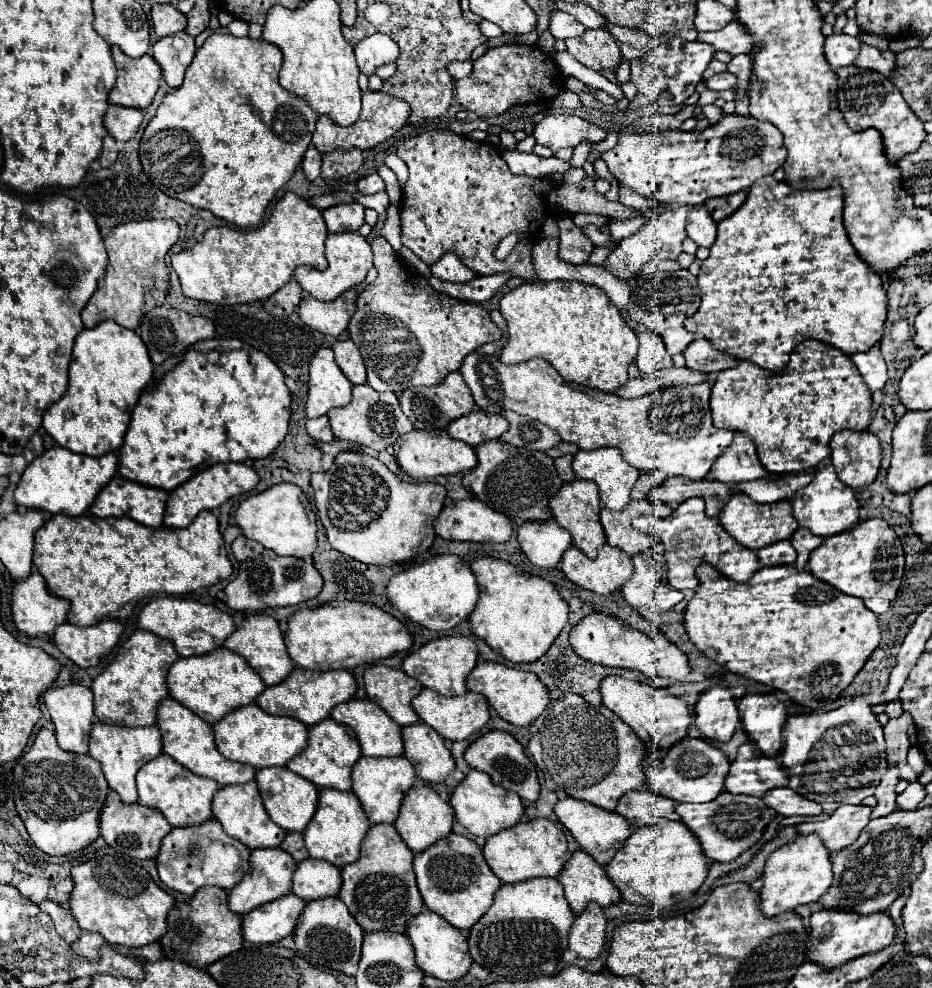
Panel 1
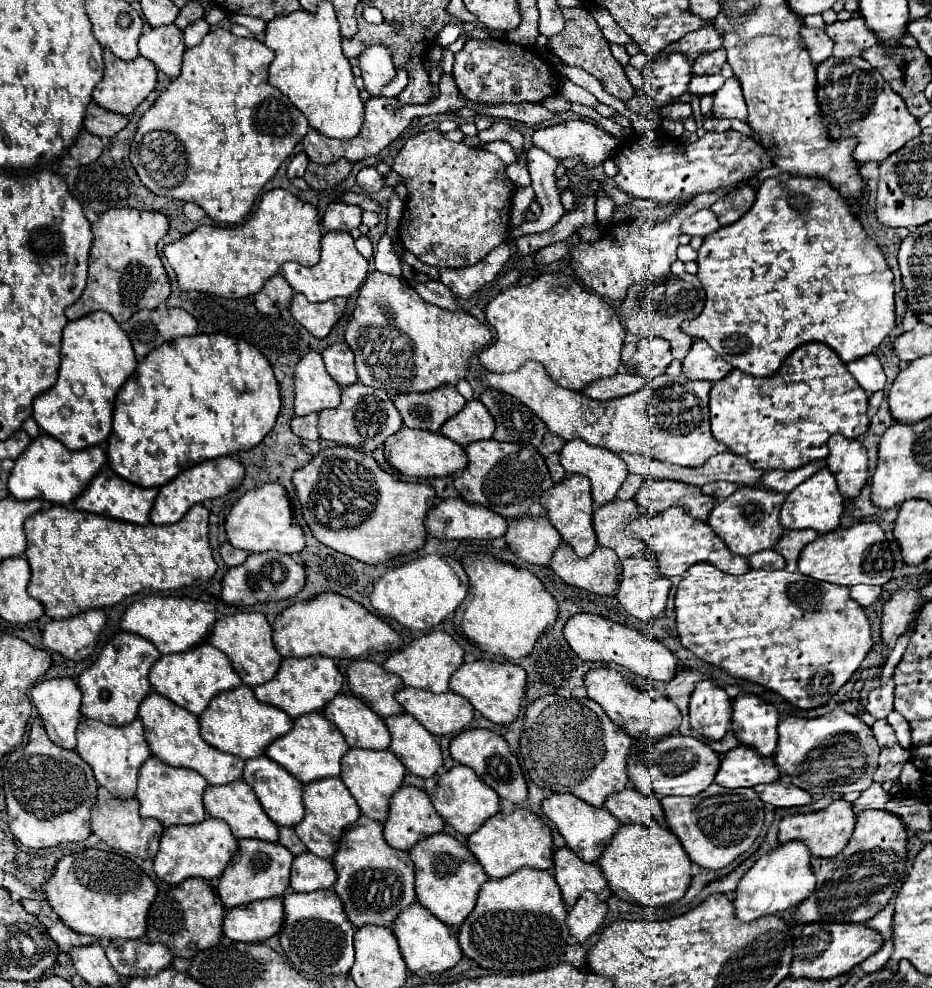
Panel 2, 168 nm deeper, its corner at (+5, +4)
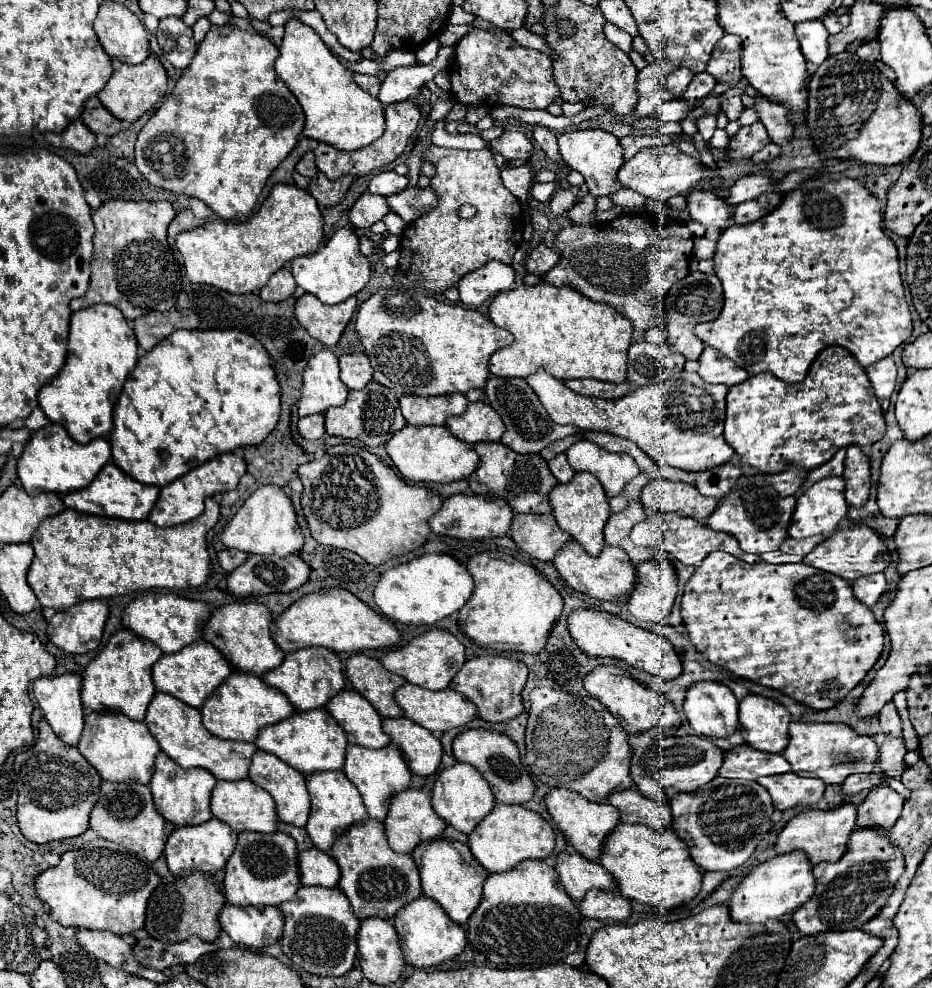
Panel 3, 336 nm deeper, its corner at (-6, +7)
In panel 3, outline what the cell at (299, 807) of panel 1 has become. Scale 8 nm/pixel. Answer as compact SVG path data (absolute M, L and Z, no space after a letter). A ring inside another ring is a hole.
M258 750L252 758L252 764L250 764L250 780L272 794L272 798L276 802L276 814L282 822L298 826L298 828L306 826L306 820L308 820L308 814L310 814L310 796L308 796L306 778L304 778L302 772L294 770L292 766L288 766L280 758Z

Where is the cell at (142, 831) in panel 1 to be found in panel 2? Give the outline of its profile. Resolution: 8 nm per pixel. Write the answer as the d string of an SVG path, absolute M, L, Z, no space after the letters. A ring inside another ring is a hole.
M99 787L99 797L97 803L91 809L91 831L105 841L109 847L137 855L141 859L153 859L159 849L159 837L163 833L163 825L157 819L151 817L141 817L139 815L139 805L137 799L125 799L119 801L113 797L105 787Z

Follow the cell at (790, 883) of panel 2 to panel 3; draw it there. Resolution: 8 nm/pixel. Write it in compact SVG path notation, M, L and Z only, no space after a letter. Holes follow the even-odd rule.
M796 850L784 856L774 856L764 864L758 864L746 878L736 884L728 900L730 918L734 922L746 924L758 924L772 918L780 918L808 902L808 898L814 894L814 888L816 880L812 878L812 864L808 864L808 856L804 852Z

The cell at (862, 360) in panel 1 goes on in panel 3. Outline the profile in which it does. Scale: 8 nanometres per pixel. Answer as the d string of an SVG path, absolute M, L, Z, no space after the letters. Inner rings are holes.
M892 356L868 366L866 374L868 374L868 378L874 386L876 396L880 396L880 398L890 398L892 396L894 386L896 386L896 366L894 366Z

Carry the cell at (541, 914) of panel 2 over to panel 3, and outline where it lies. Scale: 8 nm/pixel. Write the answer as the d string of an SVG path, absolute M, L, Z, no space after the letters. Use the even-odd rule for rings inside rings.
M526 860L508 872L486 878L482 902L468 920L468 940L498 966L542 968L576 950L578 926L580 912L560 886L556 870L542 860Z

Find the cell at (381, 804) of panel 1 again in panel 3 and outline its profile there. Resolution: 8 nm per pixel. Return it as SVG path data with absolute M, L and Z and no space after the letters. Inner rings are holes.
M350 744L346 748L346 762L344 762L342 772L358 788L358 792L364 800L364 806L368 810L368 816L374 820L380 820L380 822L386 818L390 798L394 794L410 788L410 776L412 776L408 770L408 764L404 762L404 756L400 754L400 748L394 744L388 744L388 746L378 748L378 750Z

